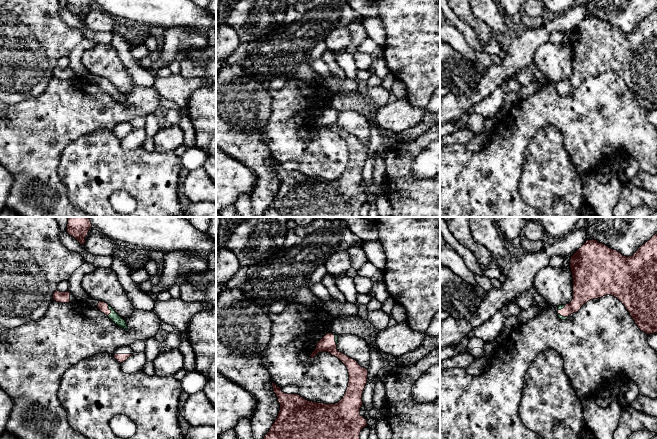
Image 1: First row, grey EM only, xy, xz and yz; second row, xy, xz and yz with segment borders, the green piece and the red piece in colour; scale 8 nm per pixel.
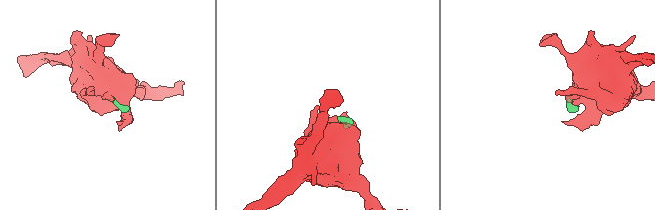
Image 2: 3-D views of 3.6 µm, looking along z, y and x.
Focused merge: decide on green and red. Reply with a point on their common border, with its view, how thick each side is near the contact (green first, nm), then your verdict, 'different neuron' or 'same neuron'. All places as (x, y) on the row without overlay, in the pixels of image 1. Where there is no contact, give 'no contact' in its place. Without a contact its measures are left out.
contact xy (109, 85); calibres 70 and 80 nm; same neuron

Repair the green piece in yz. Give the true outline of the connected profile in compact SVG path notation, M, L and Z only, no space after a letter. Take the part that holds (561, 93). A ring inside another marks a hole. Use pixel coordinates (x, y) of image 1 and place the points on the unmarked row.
M657 10L629 33L597 16L587 16L571 32L570 45L573 53L573 75L569 80L558 82L558 93L561 96L566 96L571 90L578 88L588 77L611 71L625 82L641 107L647 111L657 109Z

